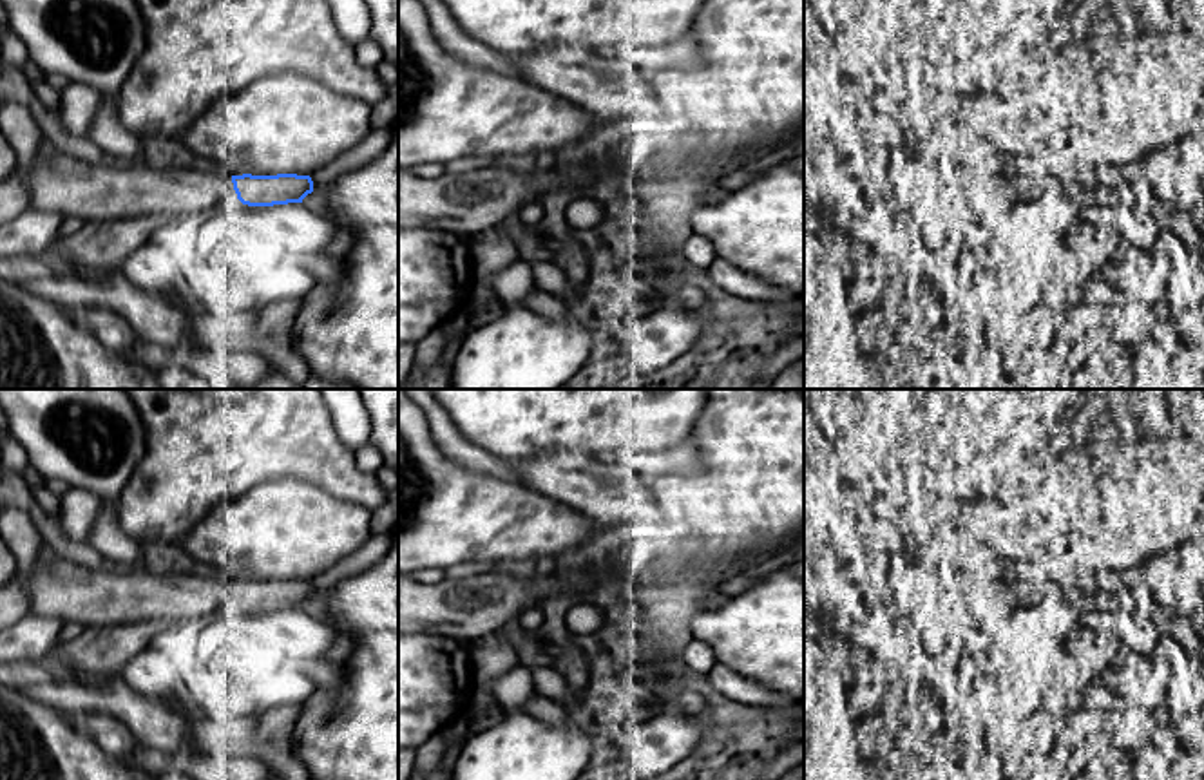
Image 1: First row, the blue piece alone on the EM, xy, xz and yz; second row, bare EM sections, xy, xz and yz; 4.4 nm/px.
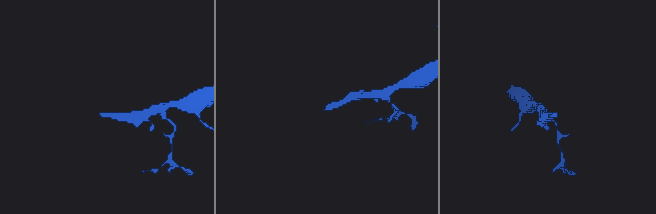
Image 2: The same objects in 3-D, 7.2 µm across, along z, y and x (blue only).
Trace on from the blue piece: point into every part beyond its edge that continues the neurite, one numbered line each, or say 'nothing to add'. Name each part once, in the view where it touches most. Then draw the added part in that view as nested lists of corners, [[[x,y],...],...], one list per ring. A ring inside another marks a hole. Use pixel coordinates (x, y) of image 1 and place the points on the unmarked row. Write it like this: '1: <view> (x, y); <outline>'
1: xy (67, 590); [[[0,537],[0,588],[18,581],[16,575],[16,559]],[[62,556],[49,566],[36,559],[24,570],[24,577],[18,583],[27,586],[27,615],[58,617],[63,623],[78,621],[85,626],[116,626],[139,621],[174,624],[212,615],[234,595],[232,581],[225,575],[212,579],[194,575],[192,572],[154,575],[145,568],[114,574],[107,570],[89,570]]]

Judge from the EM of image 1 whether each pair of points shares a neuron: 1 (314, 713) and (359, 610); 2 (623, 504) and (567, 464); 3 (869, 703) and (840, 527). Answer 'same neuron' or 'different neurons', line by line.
1: same neuron
2: same neuron
3: same neuron

